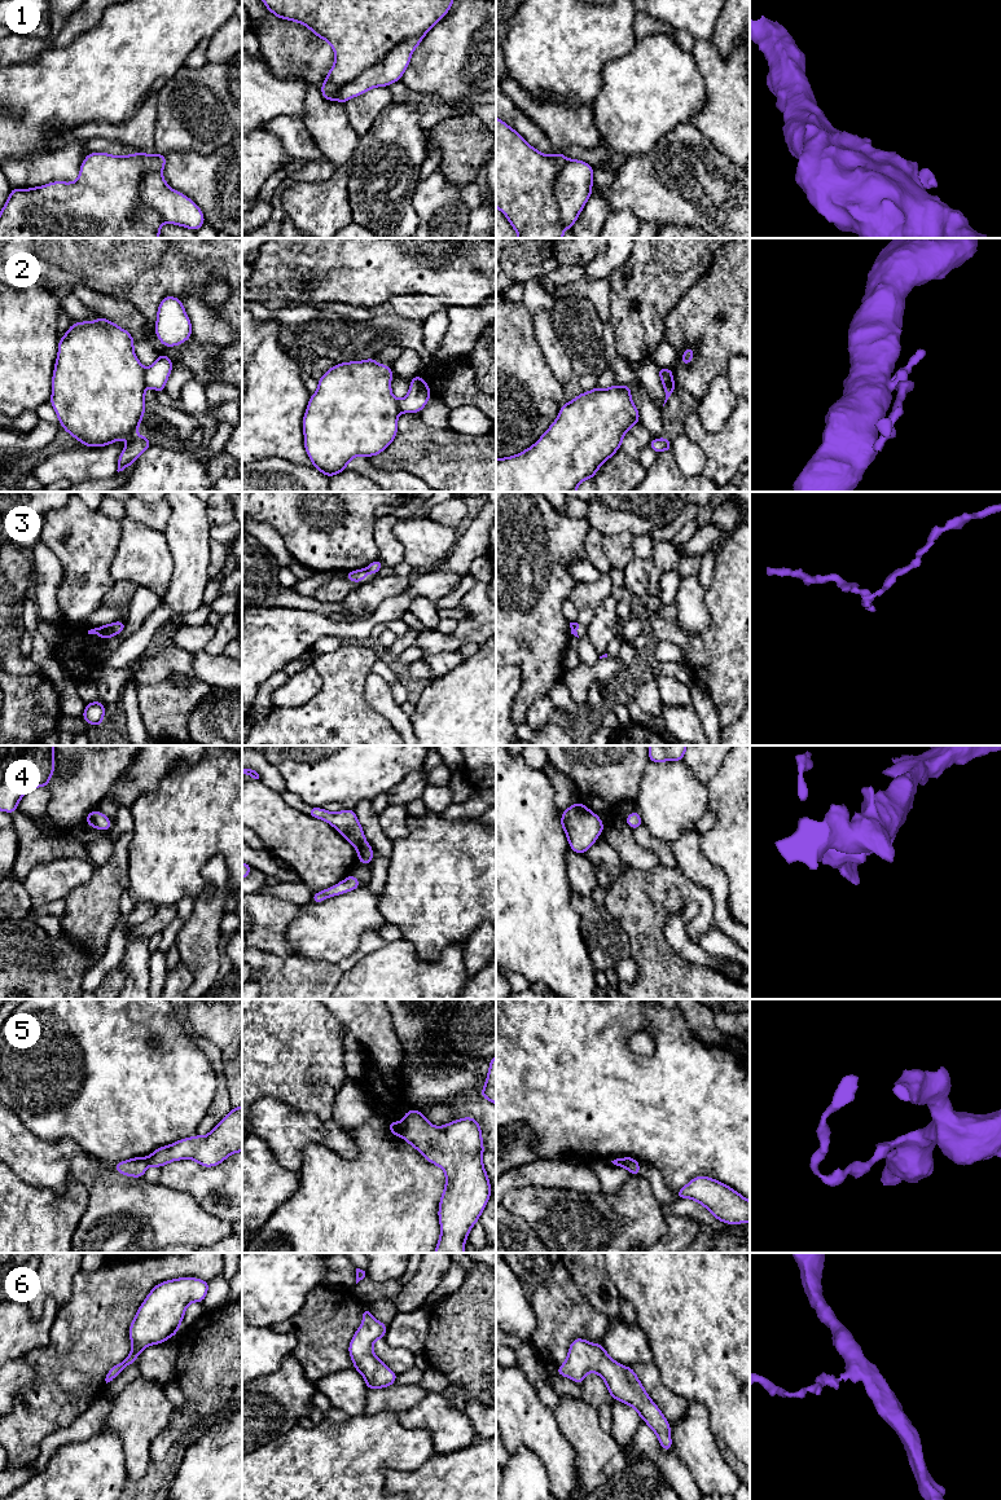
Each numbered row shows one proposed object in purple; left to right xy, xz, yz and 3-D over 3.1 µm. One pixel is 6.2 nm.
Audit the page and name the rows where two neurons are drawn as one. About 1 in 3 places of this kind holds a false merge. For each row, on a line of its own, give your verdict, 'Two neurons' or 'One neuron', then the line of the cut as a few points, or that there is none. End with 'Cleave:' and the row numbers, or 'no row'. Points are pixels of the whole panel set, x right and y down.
1: Two neurons. Split along xz (422, 35), (396, 44), (377, 62), (348, 80), (334, 99)
2: Two neurons. Split along yz (659, 368), (668, 374), (667, 382)
3: One neuron. No split
4: One neuron. No split
5: Two neurons. Split along xz (400, 1126), (402, 1134)
6: One neuron. No split
Cleave: 1, 2, 5

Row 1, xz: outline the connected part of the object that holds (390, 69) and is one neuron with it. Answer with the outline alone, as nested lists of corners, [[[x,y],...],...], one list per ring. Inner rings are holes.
[[[416,36],[396,45],[378,63],[361,71],[356,79],[344,84],[338,91],[335,100],[346,104],[350,98],[364,94],[372,88],[387,87],[400,82],[409,66],[412,53],[422,39],[423,36]]]

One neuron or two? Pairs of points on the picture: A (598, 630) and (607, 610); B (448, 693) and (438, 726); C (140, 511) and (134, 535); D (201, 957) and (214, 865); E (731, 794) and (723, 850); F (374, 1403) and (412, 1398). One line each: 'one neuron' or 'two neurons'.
A: one neuron
B: one neuron
C: two neurons
D: one neuron
E: one neuron
F: one neuron

